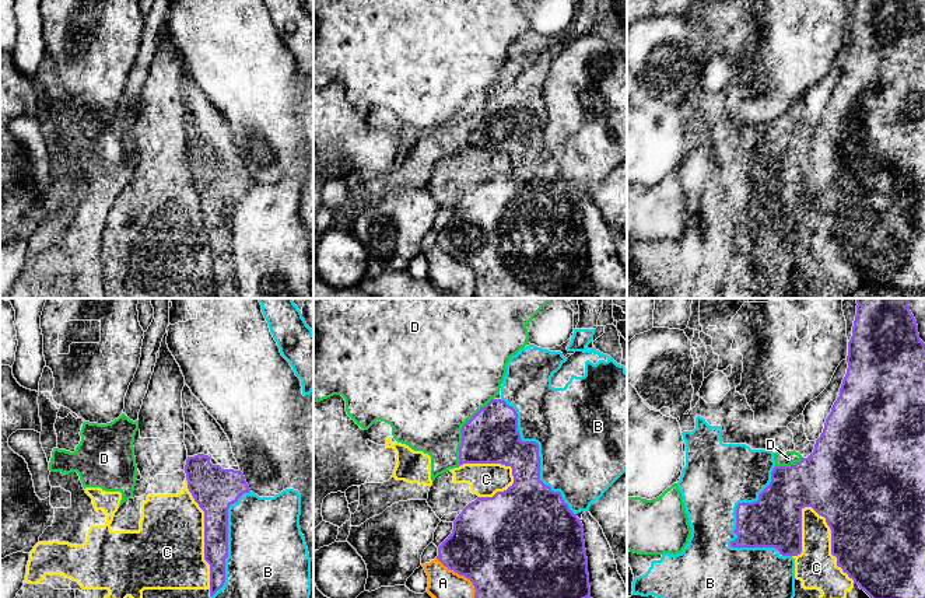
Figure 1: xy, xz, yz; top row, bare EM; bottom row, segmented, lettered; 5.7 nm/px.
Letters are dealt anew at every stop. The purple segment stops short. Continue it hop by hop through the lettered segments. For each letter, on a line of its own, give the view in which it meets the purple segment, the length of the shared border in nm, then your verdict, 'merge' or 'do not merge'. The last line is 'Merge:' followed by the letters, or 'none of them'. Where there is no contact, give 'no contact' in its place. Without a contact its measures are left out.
A: contact in xz; length 380 nm; do not merge
B: contact in yz; length 550 nm; do not merge
C: contact in yz; length 550 nm; do not merge
D: contact in xz; length 440 nm; do not merge
Merge: none of them

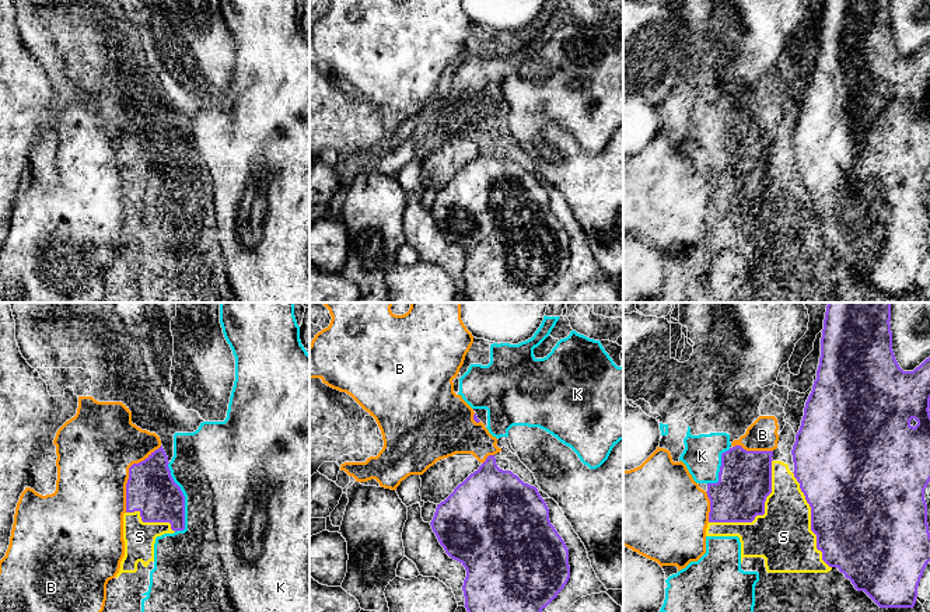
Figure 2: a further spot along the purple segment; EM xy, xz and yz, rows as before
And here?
B: contact in xy; length 440 nm; do not merge
K: contact in xy; length 400 nm; do not merge
S: contact in yz; length 500 nm; do not merge
Merge: none of them

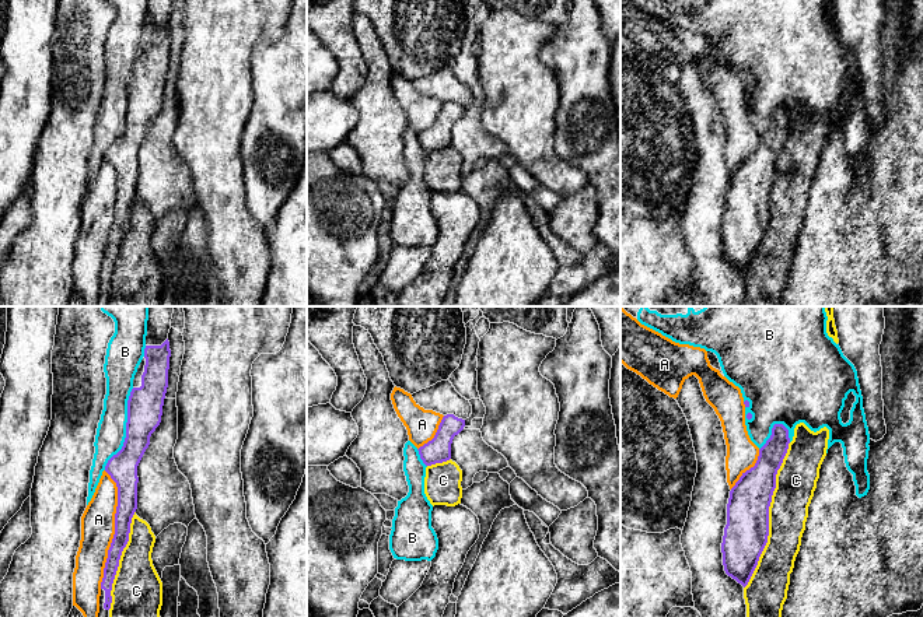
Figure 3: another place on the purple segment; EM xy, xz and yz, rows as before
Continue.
A: contact in xy; length 700 nm; merge
B: contact in xy; length 500 nm; do not merge
C: contact in yz; length 900 nm; do not merge
Merge: A

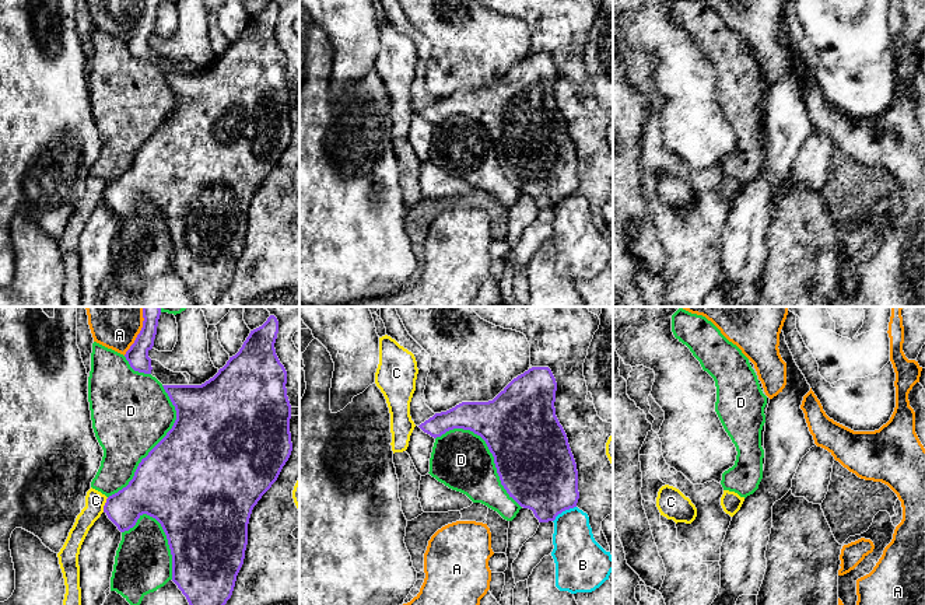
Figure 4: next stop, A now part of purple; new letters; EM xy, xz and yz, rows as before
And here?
A: contact in xy; length 260 nm; do not merge
B: contact in xz; length 160 nm; do not merge
C: contact in xy; length 90 nm; do not merge
D: contact in xy; length 700 nm; do not merge
Merge: none of them

